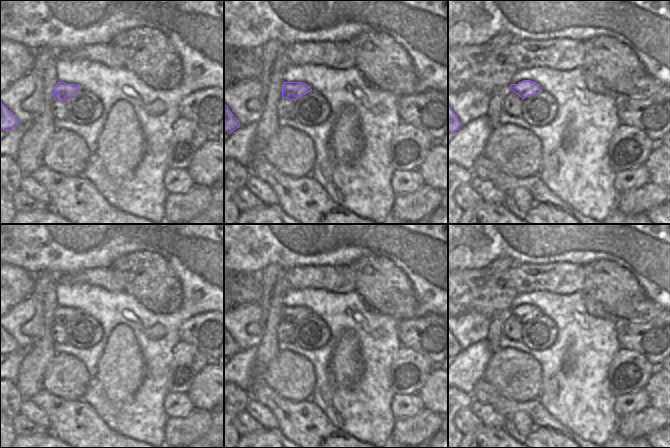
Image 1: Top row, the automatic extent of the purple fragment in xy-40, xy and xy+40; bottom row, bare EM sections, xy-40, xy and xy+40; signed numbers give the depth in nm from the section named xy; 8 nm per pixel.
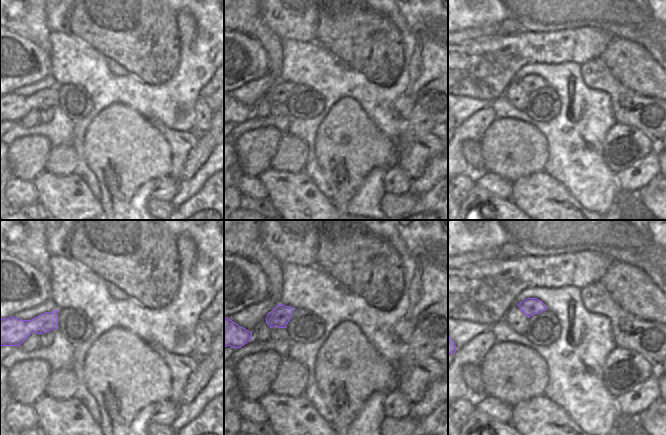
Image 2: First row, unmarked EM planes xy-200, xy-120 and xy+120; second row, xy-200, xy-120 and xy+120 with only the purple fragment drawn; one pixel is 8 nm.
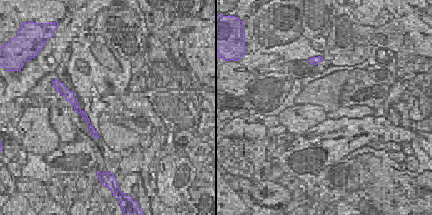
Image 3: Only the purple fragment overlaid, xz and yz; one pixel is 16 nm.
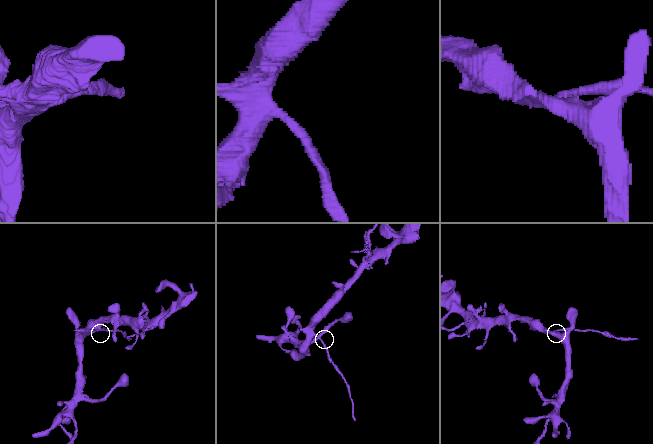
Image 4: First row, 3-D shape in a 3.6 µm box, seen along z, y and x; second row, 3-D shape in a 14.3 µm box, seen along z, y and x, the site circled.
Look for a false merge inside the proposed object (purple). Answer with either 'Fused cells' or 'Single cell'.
Fused cells

